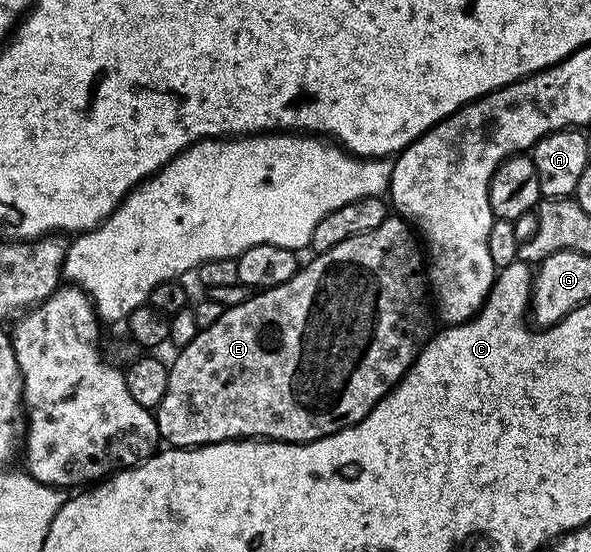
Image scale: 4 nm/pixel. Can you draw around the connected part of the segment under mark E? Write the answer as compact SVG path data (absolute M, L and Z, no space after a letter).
M391 214L385 222L381 222L381 226L377 226L377 230L369 230L365 234L357 234L353 238L345 238L345 242L341 242L337 246L333 246L333 250L325 250L318 253L314 258L302 265L296 276L289 282L285 282L276 288L264 288L252 294L248 300L241 302L241 306L233 306L232 308L224 308L221 318L217 318L217 322L213 322L213 326L208 328L201 328L193 342L189 342L189 346L178 349L174 354L175 361L170 361L169 364L169 390L165 390L165 398L161 398L159 407L154 409L155 421L159 427L160 437L170 447L173 448L197 448L200 444L216 444L217 442L225 442L226 440L245 440L248 438L262 438L265 440L280 440L281 442L289 442L290 444L308 444L314 440L325 438L329 434L339 432L342 428L353 426L357 422L361 422L361 418L365 418L373 410L373 406L377 401L386 396L392 388L398 384L399 379L405 375L407 369L411 367L411 363L418 356L419 351L423 345L427 343L429 337L432 335L433 327L431 328L431 316L433 320L433 312L430 307L426 308L423 303L428 303L429 300L429 281L425 275L425 256L421 251L421 244L415 241L416 233L413 231L412 225L408 221L400 218L398 215Z

